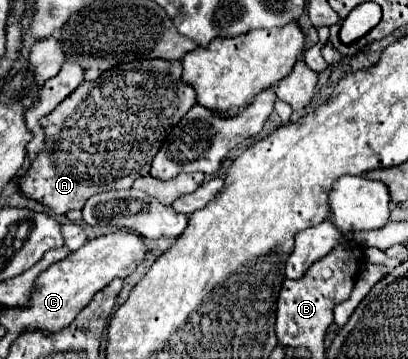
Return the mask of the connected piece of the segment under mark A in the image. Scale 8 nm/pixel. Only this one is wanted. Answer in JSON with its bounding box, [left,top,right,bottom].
[19,59,195,215]

